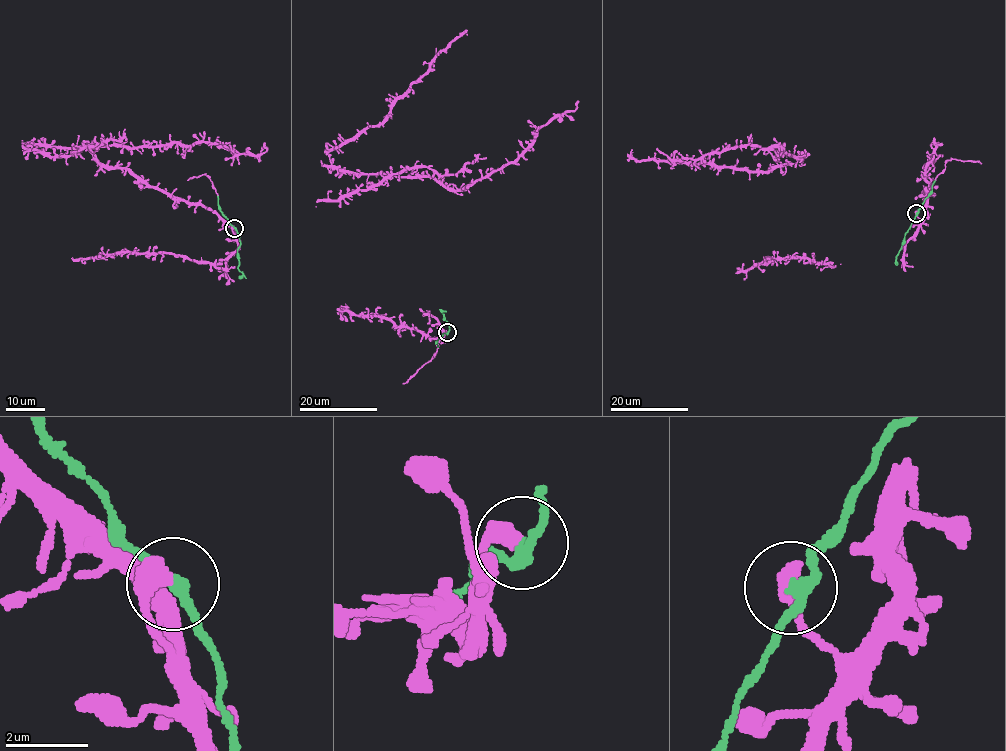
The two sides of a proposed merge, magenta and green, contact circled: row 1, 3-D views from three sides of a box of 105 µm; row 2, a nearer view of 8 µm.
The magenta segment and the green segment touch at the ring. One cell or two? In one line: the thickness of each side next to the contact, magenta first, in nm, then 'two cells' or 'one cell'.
500/260 nm | one cell

